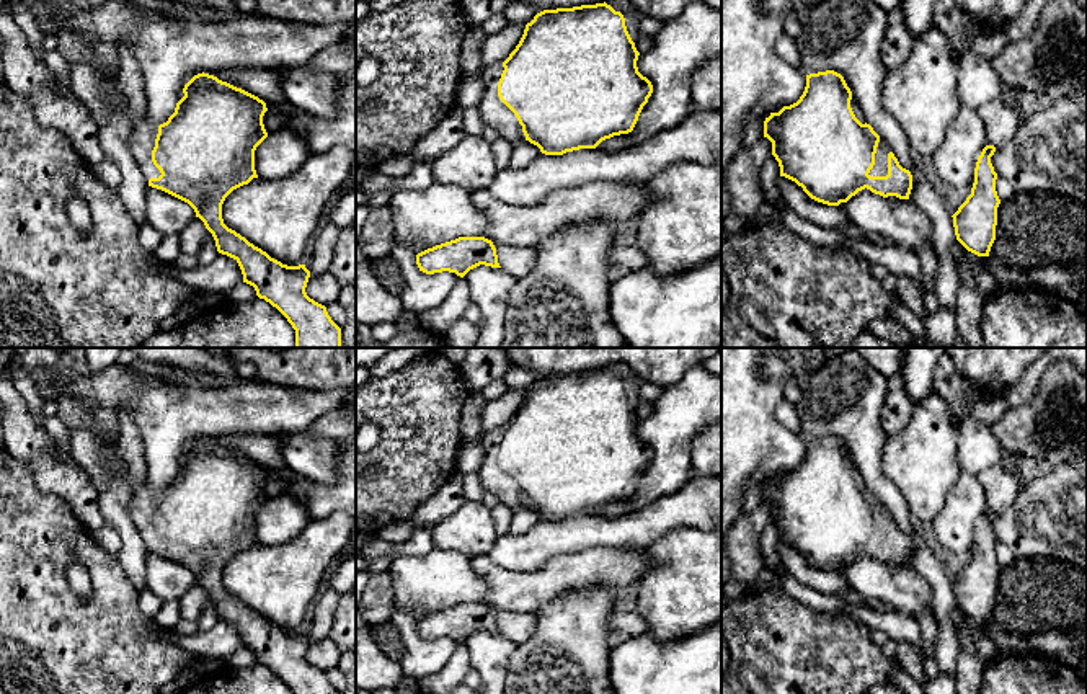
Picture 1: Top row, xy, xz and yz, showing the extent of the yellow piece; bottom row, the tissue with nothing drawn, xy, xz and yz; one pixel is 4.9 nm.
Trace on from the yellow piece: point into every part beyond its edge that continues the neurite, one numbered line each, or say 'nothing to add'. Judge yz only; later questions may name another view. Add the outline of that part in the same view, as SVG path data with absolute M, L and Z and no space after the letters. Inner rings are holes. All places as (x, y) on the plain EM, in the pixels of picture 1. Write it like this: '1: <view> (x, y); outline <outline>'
1: yz (880, 534); outline M880 503L875 531L870 536L870 542L886 542L888 541L888 519L891 518L890 511Z

